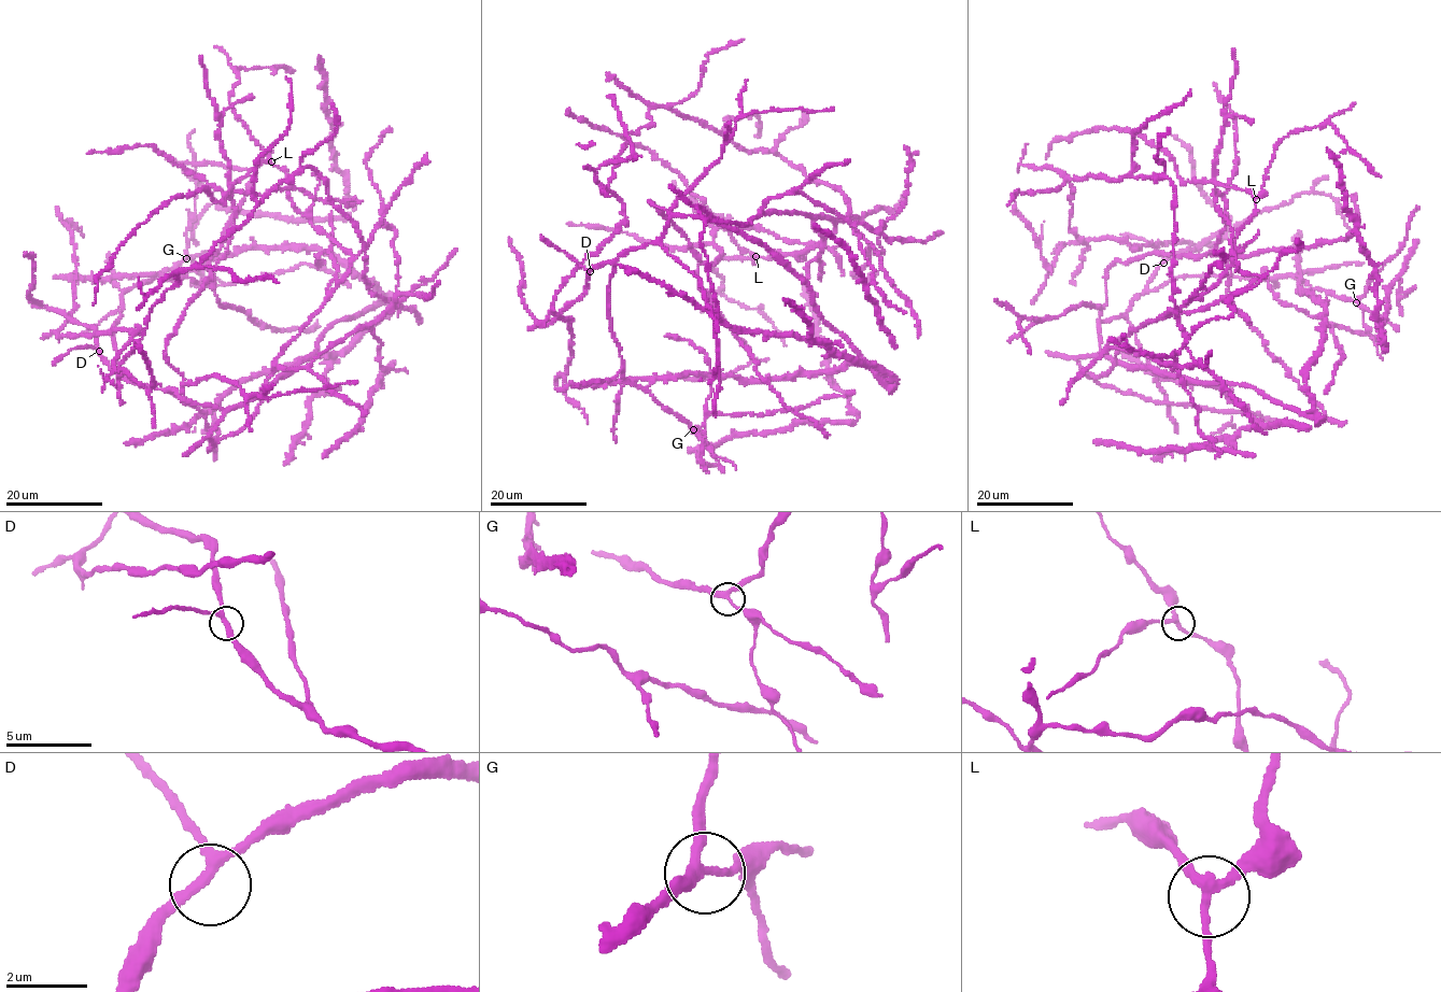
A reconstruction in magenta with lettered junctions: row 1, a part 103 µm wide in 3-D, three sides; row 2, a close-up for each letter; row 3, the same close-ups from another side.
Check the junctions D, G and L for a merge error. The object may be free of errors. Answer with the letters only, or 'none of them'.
L

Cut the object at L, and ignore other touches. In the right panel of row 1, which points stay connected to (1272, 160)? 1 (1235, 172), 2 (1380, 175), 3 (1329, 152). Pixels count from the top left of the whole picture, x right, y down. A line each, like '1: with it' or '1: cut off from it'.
1: cut off from it
2: with it
3: cut off from it

